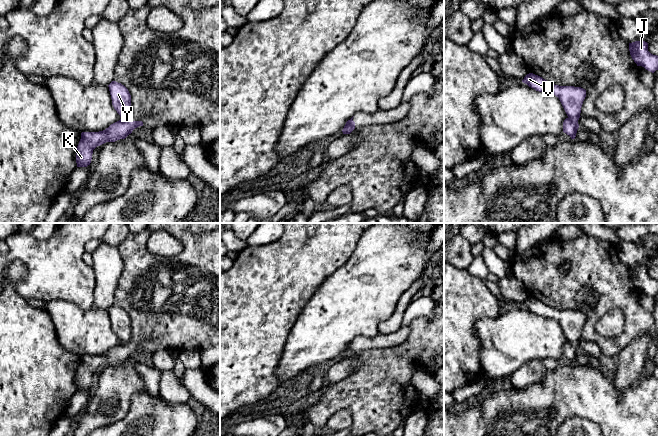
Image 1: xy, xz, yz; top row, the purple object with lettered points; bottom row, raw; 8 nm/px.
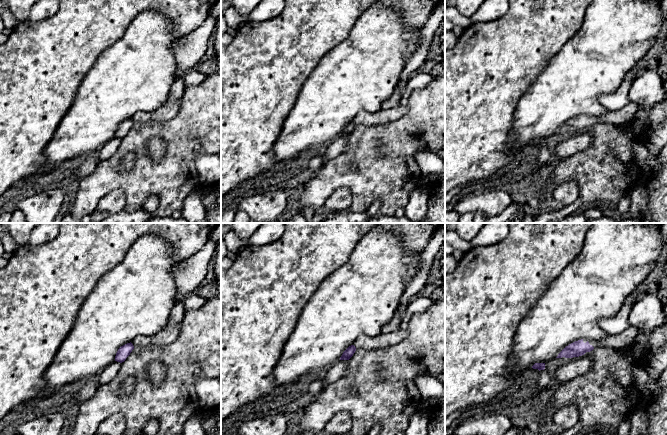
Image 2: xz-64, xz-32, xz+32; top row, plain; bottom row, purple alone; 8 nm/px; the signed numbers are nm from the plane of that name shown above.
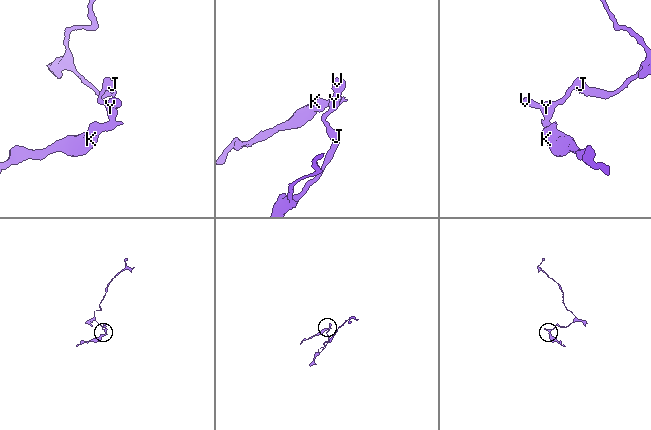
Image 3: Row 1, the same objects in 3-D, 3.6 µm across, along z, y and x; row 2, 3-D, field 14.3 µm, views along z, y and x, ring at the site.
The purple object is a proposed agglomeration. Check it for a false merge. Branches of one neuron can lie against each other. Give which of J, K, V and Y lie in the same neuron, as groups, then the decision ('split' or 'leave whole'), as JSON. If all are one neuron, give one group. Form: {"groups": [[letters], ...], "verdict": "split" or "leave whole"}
{"groups": [["J", "V", "Y"], ["K"]], "verdict": "split"}

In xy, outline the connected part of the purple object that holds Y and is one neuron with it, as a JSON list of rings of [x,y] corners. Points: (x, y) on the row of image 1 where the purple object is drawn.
[[[112,81],[108,87],[114,109],[121,119],[128,119],[131,116],[131,95],[128,89],[116,81]]]

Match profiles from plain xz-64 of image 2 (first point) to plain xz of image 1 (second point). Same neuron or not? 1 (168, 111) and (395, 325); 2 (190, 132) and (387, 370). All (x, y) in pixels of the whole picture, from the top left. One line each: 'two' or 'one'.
1: two
2: one

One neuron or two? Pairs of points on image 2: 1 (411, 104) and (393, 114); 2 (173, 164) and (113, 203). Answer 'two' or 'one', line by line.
1: two
2: two

